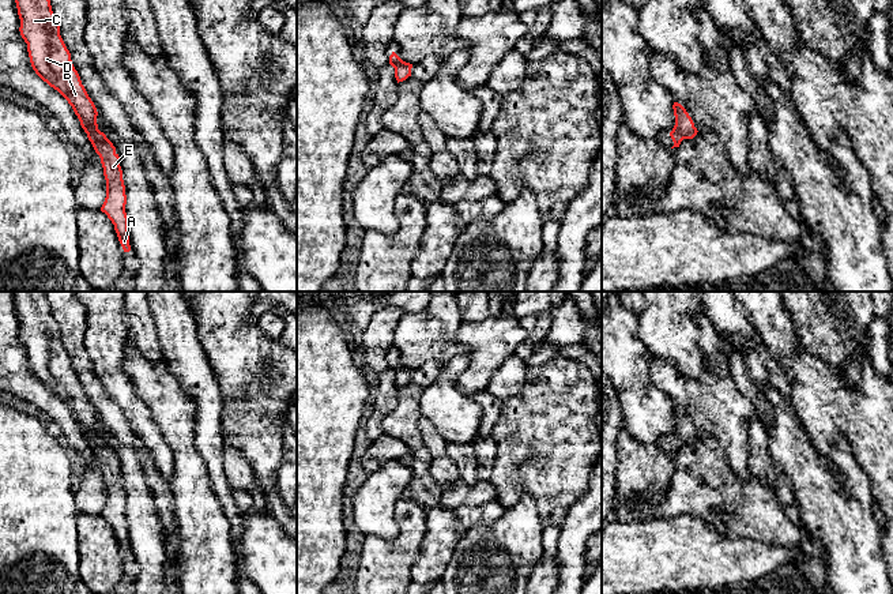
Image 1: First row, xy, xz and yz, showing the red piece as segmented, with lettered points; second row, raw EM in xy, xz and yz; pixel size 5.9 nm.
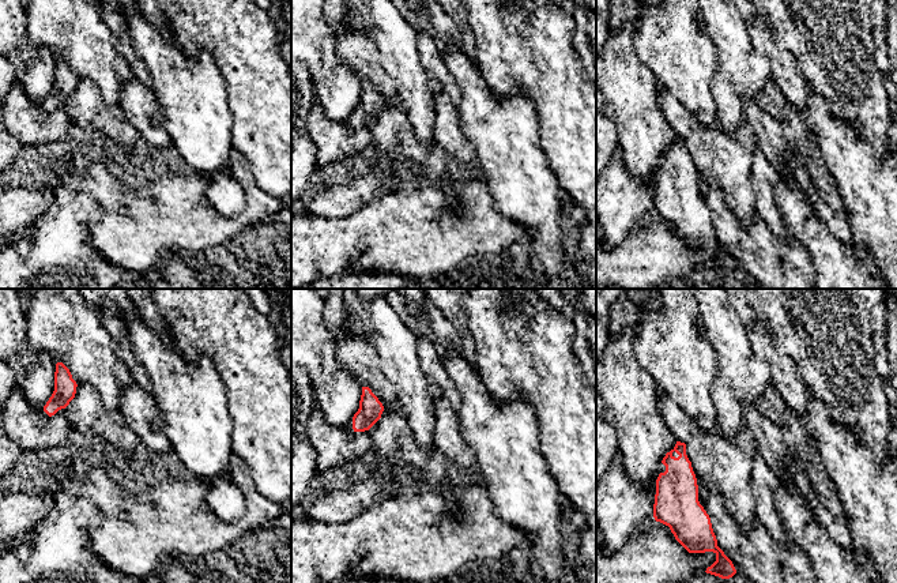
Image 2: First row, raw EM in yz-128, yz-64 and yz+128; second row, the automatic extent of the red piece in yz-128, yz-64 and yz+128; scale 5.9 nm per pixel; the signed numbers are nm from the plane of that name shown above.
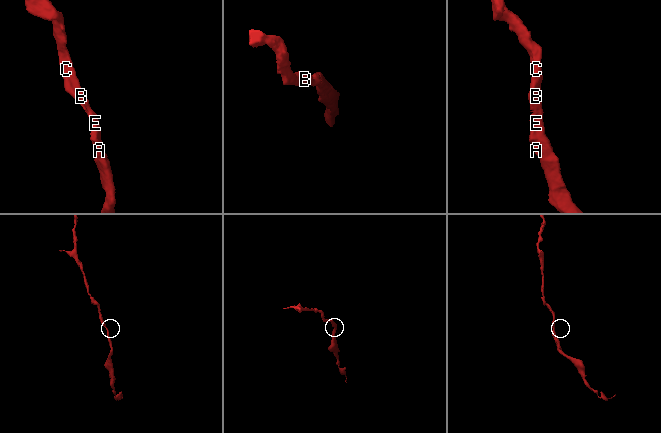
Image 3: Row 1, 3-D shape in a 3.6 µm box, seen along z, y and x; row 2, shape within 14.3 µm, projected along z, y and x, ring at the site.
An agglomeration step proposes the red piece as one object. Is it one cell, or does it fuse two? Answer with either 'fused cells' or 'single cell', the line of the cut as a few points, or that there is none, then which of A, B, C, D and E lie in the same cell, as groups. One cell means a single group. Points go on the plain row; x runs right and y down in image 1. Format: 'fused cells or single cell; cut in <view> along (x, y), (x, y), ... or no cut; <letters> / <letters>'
single cell; no cut; A B C D E

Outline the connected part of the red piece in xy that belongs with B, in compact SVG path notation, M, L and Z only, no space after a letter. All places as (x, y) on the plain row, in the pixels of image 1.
M14 292L14 300L20 324L19 337L27 349L31 372L68 406L99 460L106 485L106 503L101 516L114 530L124 557L129 557L127 500L120 462L113 448L98 435L97 413L82 390L71 358L60 341L60 330L52 316L48 297L45 292Z

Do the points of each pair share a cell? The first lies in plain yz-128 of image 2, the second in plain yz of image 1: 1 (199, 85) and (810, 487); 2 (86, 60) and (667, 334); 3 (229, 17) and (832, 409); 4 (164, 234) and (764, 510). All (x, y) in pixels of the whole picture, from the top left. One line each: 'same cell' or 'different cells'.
1: same cell
2: different cells
3: same cell
4: different cells

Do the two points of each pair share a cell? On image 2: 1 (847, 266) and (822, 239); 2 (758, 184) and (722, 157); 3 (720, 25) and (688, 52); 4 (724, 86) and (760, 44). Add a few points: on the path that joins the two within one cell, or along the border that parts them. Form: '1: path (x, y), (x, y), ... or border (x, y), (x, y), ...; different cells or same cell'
1: path (840, 259), (826, 245); same cell
2: border (756, 147), (752, 164), (752, 190), (757, 210); different cells
3: border (697, 14), (701, 29), (716, 53), (718, 64); different cells
4: border (747, 27), (752, 45), (768, 59), (773, 76); different cells

